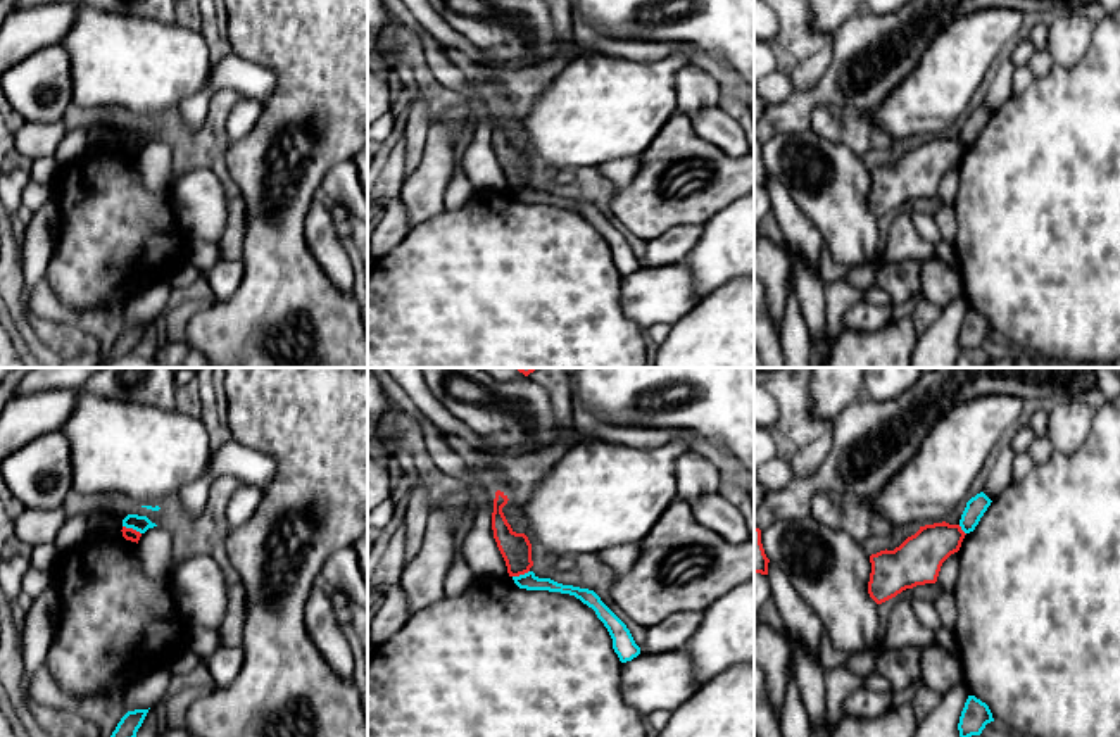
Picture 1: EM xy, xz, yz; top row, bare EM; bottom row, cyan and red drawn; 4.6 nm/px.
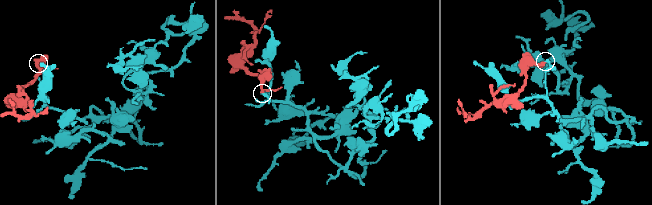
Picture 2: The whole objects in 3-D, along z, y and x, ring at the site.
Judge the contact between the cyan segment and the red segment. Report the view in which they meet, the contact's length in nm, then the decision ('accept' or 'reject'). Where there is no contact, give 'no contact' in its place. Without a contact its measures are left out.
meets cyan in xy; contact 100 nm long; reject

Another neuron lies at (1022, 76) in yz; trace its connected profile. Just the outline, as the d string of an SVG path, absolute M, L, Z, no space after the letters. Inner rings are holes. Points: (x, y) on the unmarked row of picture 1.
M1029 66L1016 67L1013 72L1013 95L1022 95L1032 81L1034 74Z

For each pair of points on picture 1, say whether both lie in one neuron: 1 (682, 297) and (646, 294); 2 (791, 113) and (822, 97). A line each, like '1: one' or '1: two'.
1: one
2: one

